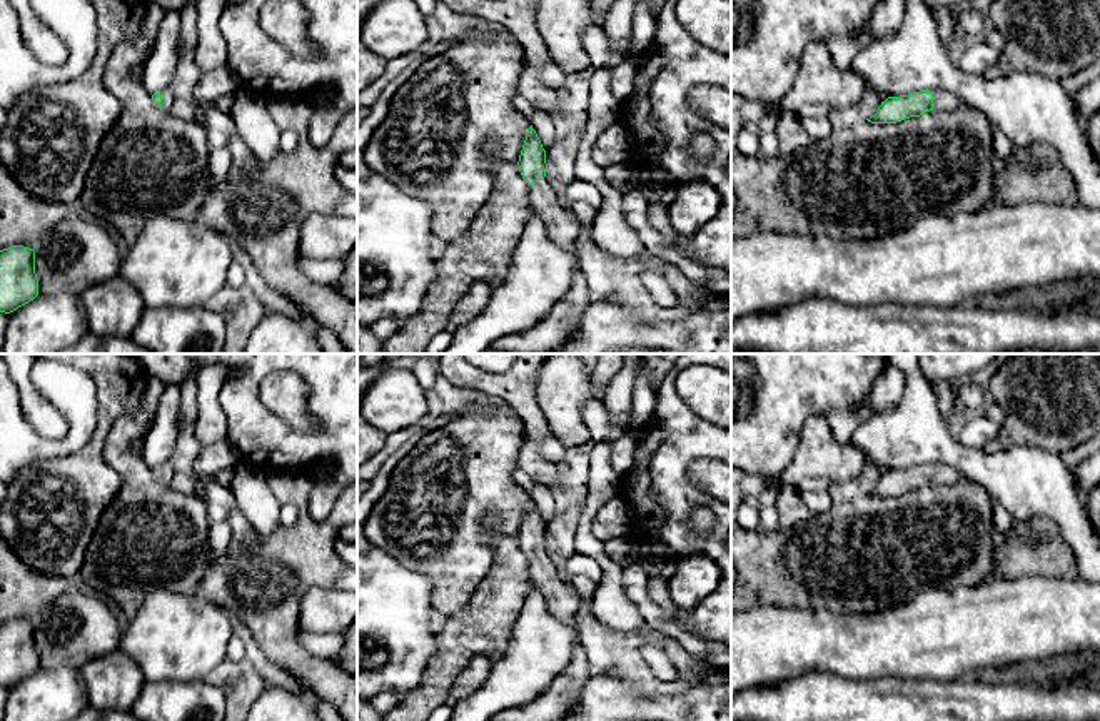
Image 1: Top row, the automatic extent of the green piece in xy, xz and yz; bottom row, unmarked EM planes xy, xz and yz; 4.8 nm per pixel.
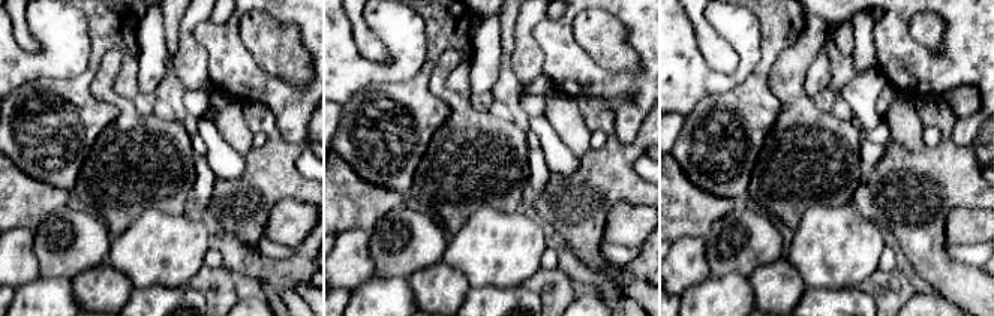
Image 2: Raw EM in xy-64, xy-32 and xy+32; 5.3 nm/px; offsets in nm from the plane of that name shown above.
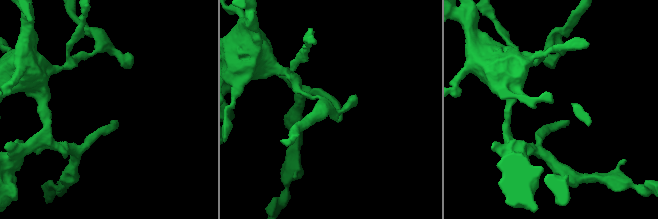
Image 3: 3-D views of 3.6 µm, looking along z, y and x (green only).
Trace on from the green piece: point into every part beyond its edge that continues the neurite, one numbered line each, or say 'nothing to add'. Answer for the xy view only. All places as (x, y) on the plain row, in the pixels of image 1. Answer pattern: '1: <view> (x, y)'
1: xy (167, 471)

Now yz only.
1: yz (942, 474)

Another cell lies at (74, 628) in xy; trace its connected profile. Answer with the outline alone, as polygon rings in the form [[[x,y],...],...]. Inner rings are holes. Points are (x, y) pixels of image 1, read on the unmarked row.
[[[77,587],[53,599],[35,624],[35,648],[38,653],[38,668],[80,669],[90,659],[107,656],[119,649],[122,629],[119,619],[103,597],[80,592]]]

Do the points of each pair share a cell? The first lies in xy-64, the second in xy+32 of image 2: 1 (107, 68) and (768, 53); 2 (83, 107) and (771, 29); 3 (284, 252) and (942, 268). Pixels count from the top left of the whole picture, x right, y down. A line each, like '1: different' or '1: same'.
1: different
2: same
3: different

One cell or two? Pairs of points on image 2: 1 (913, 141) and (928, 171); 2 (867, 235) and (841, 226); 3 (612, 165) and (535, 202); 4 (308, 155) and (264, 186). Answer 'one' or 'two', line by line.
1: two
2: one
3: one
4: two

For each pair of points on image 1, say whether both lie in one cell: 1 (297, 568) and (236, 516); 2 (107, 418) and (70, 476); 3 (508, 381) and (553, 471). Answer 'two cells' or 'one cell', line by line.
1: two cells
2: one cell
3: one cell

